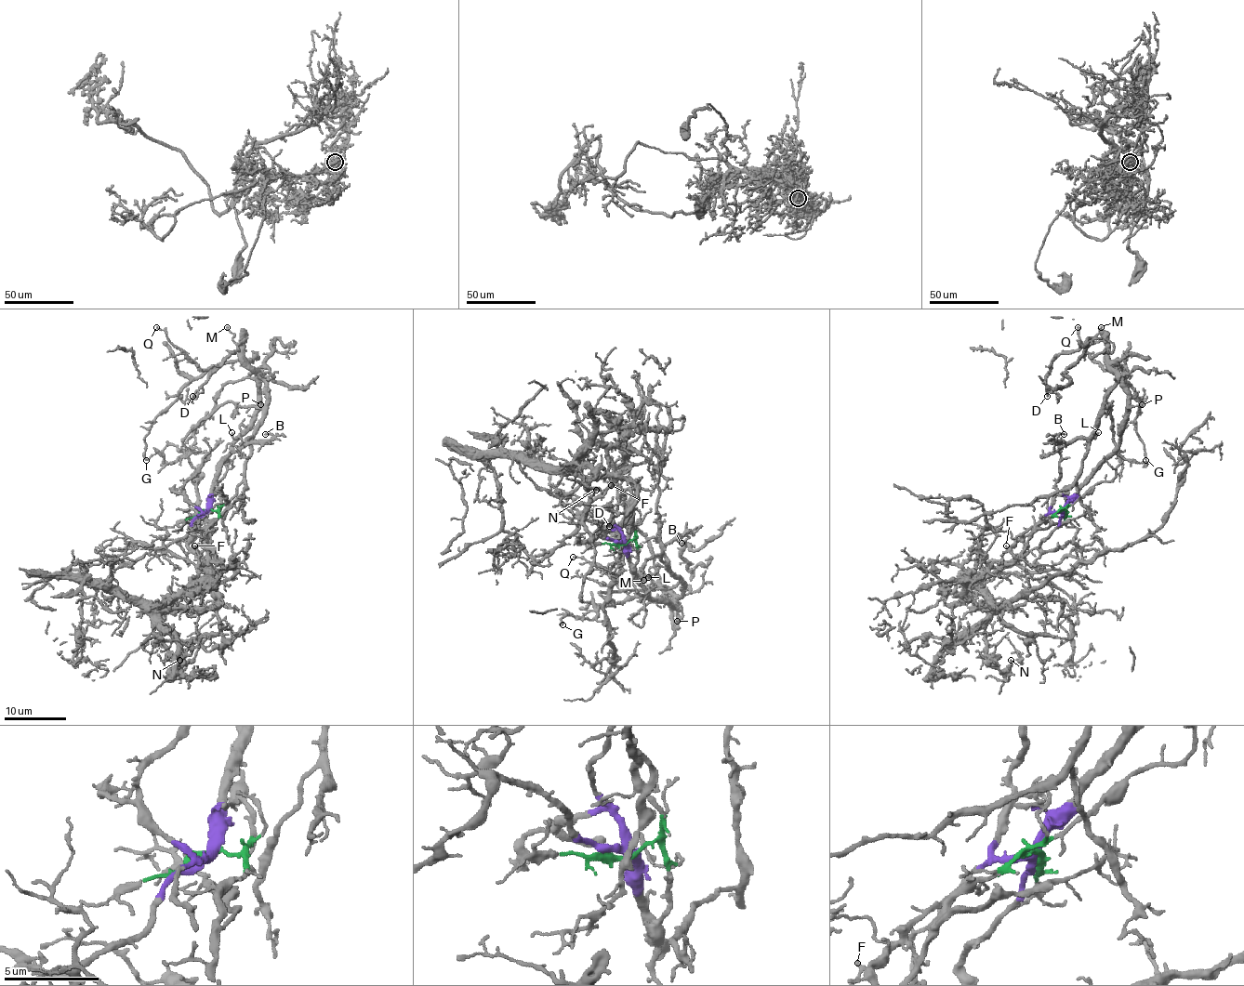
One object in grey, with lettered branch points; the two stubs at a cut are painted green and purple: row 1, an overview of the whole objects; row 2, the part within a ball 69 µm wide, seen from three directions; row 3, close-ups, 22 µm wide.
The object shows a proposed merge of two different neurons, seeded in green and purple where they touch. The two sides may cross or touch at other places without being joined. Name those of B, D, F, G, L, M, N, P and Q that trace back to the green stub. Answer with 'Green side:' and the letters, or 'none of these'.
Green side: F, N

